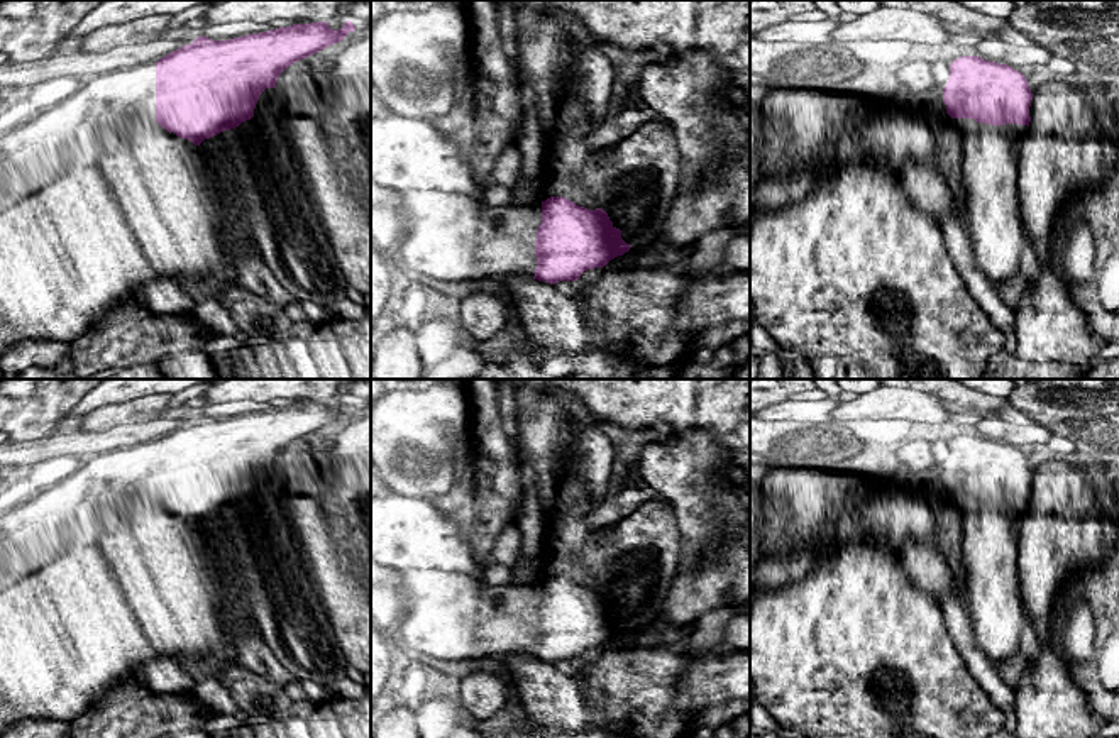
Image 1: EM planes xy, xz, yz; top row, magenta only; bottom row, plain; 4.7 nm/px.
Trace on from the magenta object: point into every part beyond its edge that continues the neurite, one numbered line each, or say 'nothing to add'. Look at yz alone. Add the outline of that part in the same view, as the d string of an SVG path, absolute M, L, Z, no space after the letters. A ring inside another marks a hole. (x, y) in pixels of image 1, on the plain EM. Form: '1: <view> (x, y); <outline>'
1: yz (996, 606); M967 499L960 506L963 516L963 555L970 557L970 621L973 638L989 660L999 664L1019 653L1021 623L1024 618L1023 591L1014 581L1014 557L1021 516L1004 513L995 504Z

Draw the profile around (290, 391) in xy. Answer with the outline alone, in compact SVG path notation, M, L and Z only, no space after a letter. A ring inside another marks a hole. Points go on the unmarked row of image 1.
M234 379L235 399L262 403L328 401L344 396L350 379Z

